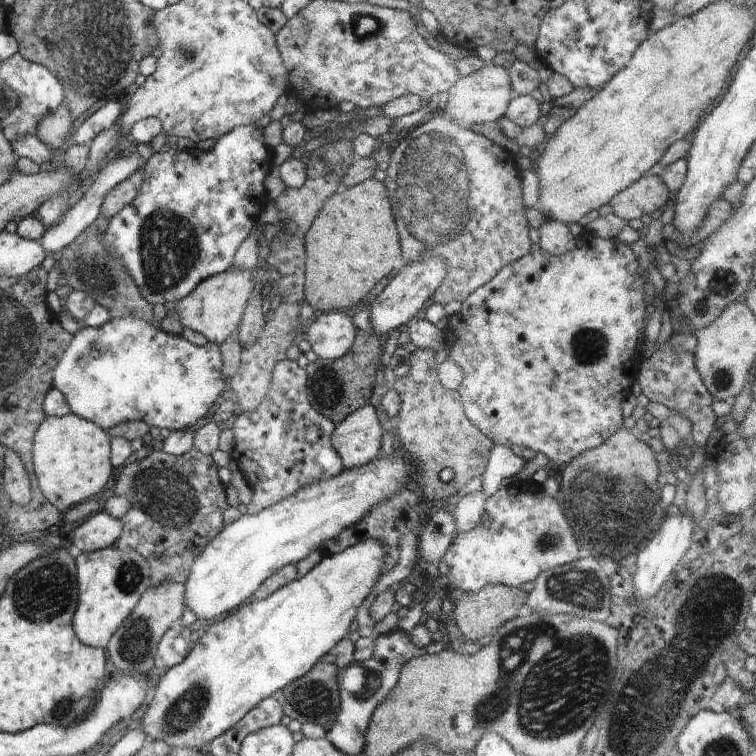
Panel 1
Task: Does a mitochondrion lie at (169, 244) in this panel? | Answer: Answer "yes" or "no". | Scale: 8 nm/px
yes

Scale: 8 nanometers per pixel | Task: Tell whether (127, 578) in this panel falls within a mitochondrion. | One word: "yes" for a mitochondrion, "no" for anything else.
yes

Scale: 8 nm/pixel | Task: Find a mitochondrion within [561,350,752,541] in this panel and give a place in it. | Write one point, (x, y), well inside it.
(723, 379)

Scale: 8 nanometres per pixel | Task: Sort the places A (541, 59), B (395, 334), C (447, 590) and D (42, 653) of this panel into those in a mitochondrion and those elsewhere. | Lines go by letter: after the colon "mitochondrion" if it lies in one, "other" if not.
A: other
B: other
C: other
D: other

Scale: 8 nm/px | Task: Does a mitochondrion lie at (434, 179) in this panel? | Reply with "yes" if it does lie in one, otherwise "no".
yes

